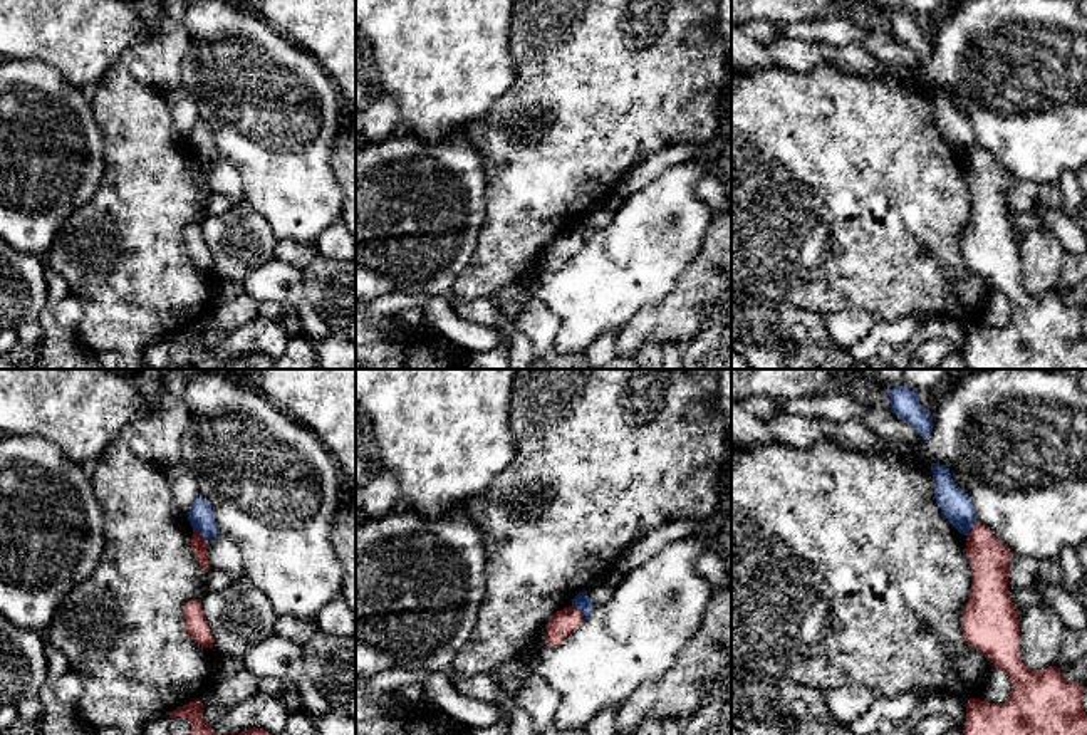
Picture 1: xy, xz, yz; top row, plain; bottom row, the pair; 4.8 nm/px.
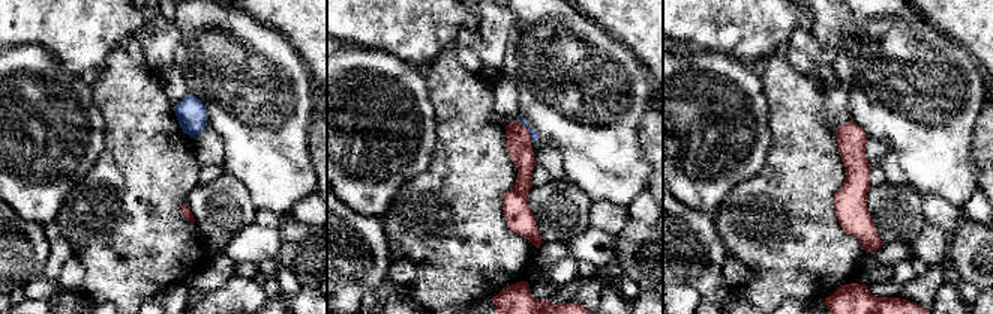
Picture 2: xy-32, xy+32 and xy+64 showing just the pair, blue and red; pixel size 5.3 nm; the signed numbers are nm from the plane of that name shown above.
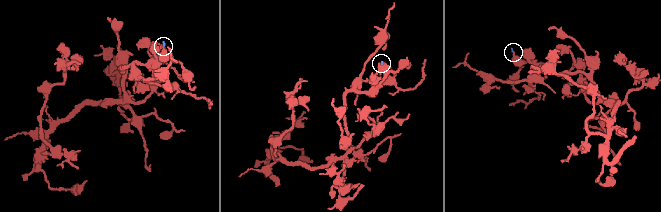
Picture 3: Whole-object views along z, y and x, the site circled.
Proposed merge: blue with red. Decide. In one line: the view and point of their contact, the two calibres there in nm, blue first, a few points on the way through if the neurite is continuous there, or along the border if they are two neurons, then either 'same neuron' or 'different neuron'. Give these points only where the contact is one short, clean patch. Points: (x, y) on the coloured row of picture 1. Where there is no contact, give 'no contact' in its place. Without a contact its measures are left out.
contact xy (198, 532); calibres 120 and 80 nm; border xy (192, 524), (207, 539); different neuron

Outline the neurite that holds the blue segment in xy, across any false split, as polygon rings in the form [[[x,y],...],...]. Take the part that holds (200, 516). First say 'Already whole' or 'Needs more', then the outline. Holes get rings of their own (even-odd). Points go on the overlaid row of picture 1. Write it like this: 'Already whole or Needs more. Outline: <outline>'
Already whole. Outline: [[[198,497],[190,512],[188,512],[188,520],[193,525],[193,529],[201,534],[206,540],[213,540],[218,537],[218,527],[213,517],[213,510],[206,498]]]

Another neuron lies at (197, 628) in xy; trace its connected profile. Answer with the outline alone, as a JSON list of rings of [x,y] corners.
[[[191,599],[183,607],[186,634],[198,644],[213,649],[213,634],[201,611],[201,599]]]

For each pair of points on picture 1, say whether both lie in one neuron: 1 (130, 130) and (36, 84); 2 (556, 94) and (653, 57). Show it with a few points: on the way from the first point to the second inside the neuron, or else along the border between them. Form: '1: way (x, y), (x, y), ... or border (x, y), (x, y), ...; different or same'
1: border (88, 93), (94, 123), (104, 141), (103, 150); different
2: way (579, 94), (586, 94), (623, 57), (629, 57); same

